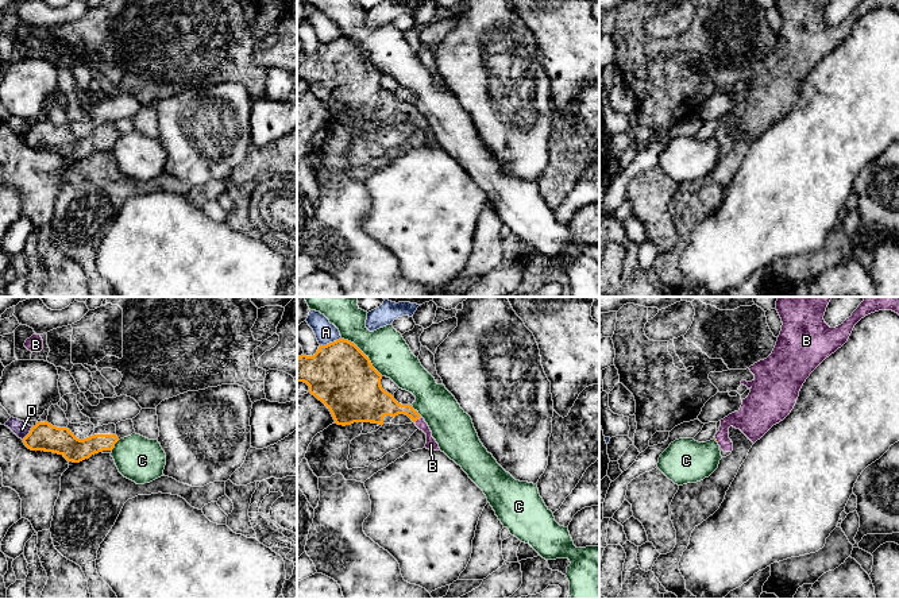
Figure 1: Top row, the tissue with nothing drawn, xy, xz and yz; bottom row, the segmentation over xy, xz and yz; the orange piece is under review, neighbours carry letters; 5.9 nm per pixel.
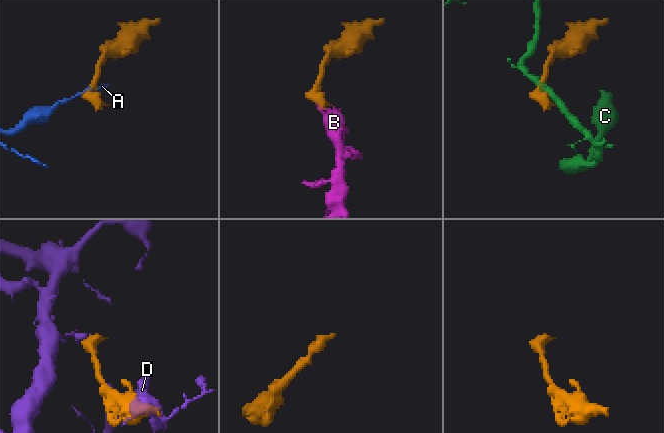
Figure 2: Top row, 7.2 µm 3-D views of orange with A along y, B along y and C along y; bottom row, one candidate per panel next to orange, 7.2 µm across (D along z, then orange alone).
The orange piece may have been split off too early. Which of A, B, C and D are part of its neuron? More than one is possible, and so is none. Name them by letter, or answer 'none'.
B

